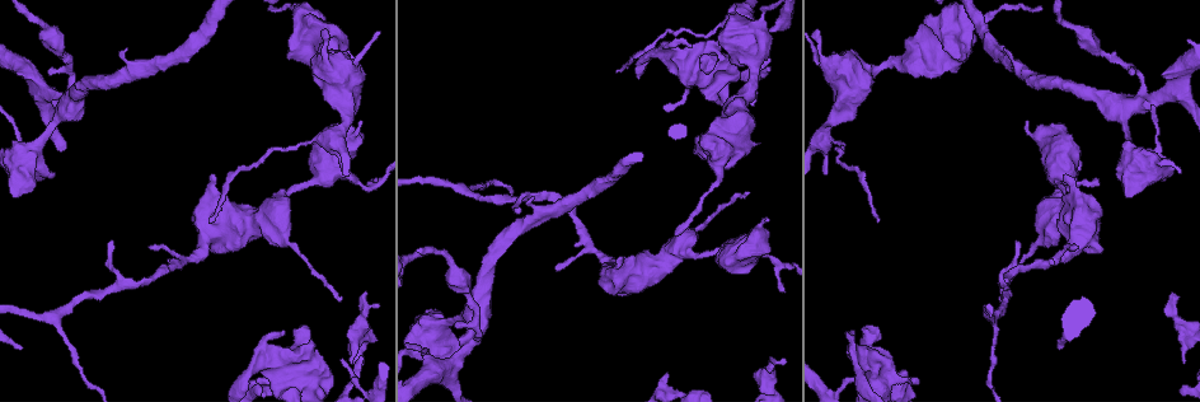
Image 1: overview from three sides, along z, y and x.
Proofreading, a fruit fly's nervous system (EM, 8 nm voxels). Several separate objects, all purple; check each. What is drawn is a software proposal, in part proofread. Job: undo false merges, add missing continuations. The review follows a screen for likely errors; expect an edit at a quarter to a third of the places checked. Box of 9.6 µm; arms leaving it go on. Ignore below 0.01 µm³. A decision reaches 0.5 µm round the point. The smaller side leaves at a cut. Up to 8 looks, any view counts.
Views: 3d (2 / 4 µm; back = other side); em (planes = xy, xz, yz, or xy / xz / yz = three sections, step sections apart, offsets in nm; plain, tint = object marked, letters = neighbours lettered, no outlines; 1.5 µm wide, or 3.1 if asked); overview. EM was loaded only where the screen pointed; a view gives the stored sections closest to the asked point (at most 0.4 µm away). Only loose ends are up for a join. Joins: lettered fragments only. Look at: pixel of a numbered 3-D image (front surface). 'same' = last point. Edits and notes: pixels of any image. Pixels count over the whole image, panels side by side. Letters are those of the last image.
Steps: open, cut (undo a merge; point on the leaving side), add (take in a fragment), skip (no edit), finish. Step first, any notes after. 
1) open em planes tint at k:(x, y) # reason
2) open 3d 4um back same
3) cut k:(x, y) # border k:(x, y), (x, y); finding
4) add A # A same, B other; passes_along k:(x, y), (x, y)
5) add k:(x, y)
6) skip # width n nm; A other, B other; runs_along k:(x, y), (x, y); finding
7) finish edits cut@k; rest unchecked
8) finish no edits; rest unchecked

open em planes letters at 1:(876, 221) # branch stops here

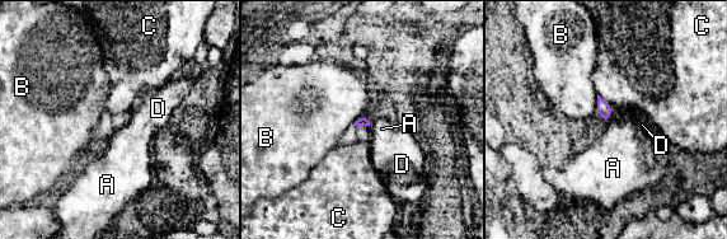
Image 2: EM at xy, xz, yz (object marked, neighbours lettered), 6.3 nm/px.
skip # longest_contact C 140 nm; A other, B other, C other, D other; border 2:(597, 94), (595, 111); none of them fits

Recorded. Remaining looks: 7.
open em planes letters at 1:(747, 191)

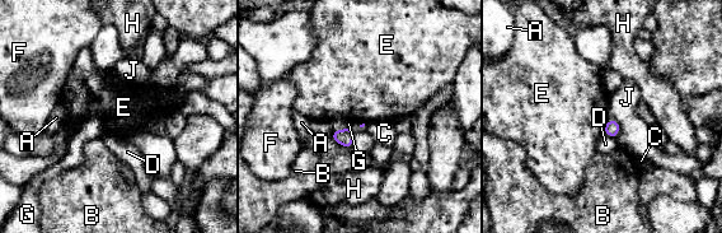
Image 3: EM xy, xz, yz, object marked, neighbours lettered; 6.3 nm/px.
skip # longest_contact G 140 nm; A other, B other, C other, D other, E other, F other, G other, H other, J other; no lettered fragment goes on from it

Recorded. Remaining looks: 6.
open em xz step 4 tint at 1:(1173, 294) # an open end

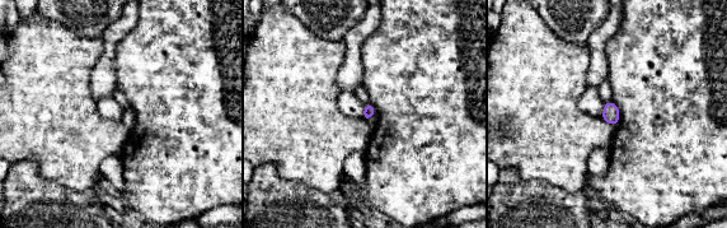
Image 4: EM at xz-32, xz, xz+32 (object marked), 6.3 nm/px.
open em planes letters same

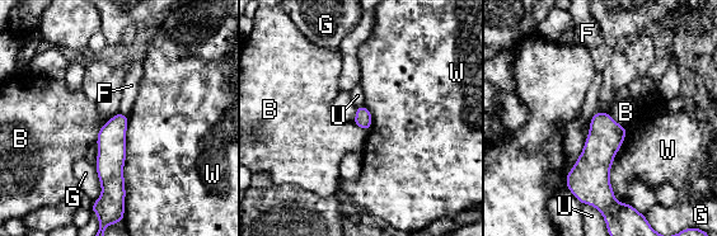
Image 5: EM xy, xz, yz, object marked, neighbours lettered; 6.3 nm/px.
skip # longest_contact W 600 nm; B other, F other, G other, U other, W other; runs_along 5:(121, 117), (111, 138), (111, 197); none of them fits

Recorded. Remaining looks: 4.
finish no edits; rest unchecked

